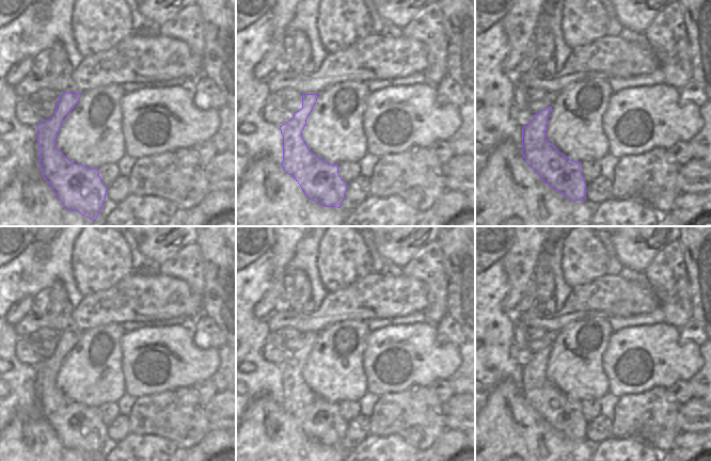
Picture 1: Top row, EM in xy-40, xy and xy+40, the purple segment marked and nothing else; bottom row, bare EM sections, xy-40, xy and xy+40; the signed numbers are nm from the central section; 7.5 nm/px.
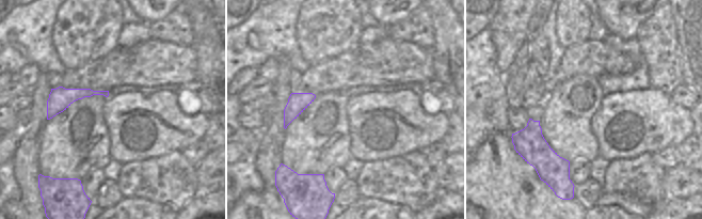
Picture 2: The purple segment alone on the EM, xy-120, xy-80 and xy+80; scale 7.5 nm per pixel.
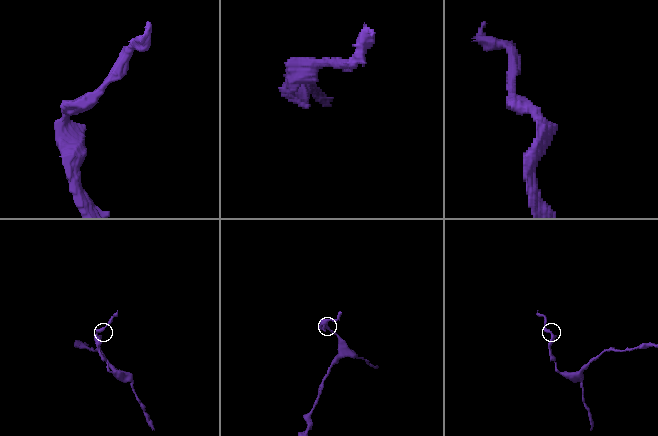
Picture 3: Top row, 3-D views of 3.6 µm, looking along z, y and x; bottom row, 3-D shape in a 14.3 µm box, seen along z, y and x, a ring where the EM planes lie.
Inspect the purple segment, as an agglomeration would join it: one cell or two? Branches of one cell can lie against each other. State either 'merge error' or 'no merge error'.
merge error

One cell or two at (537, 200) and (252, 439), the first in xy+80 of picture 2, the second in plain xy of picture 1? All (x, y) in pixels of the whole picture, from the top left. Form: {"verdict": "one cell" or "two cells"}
{"verdict": "one cell"}

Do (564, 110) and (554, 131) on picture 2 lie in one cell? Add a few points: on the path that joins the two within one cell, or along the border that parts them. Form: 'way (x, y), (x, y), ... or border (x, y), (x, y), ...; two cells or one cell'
way (564, 115), (564, 121), (559, 126); one cell

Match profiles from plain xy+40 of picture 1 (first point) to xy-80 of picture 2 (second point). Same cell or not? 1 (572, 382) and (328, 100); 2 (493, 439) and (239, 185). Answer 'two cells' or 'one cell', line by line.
1: one cell
2: two cells

